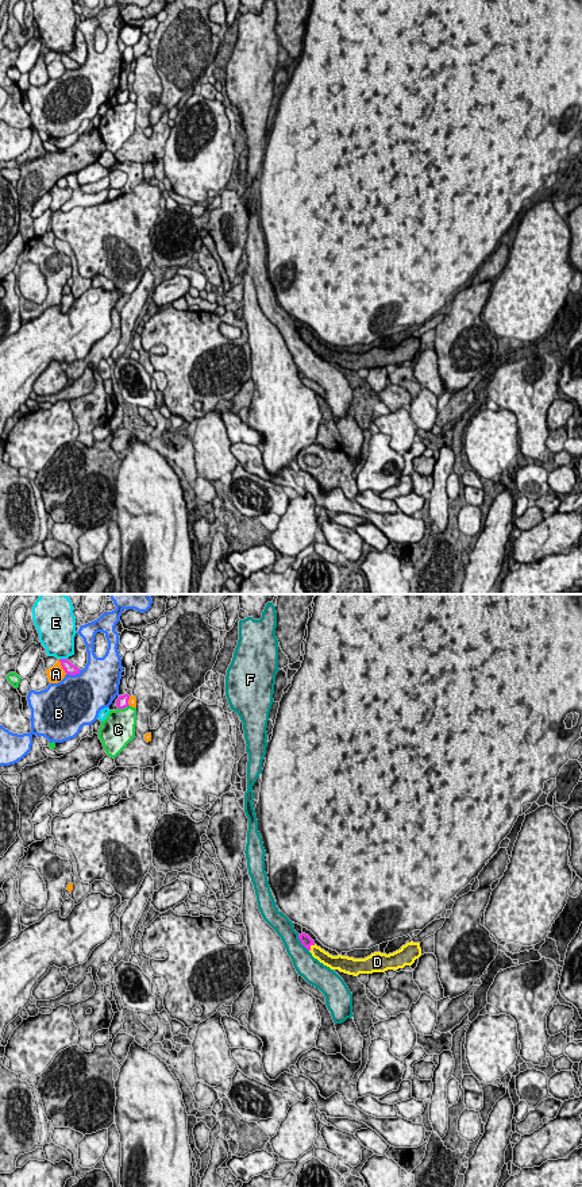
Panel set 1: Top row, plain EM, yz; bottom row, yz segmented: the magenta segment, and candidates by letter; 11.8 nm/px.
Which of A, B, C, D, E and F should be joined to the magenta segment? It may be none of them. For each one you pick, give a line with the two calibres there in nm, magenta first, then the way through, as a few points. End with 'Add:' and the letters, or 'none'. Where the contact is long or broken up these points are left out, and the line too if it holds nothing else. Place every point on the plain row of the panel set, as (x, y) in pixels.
D: 140 nm thick on the magenta side, 140 nm on the other; runs through yz (307, 336), (309, 342), (319, 349)
Add: D

